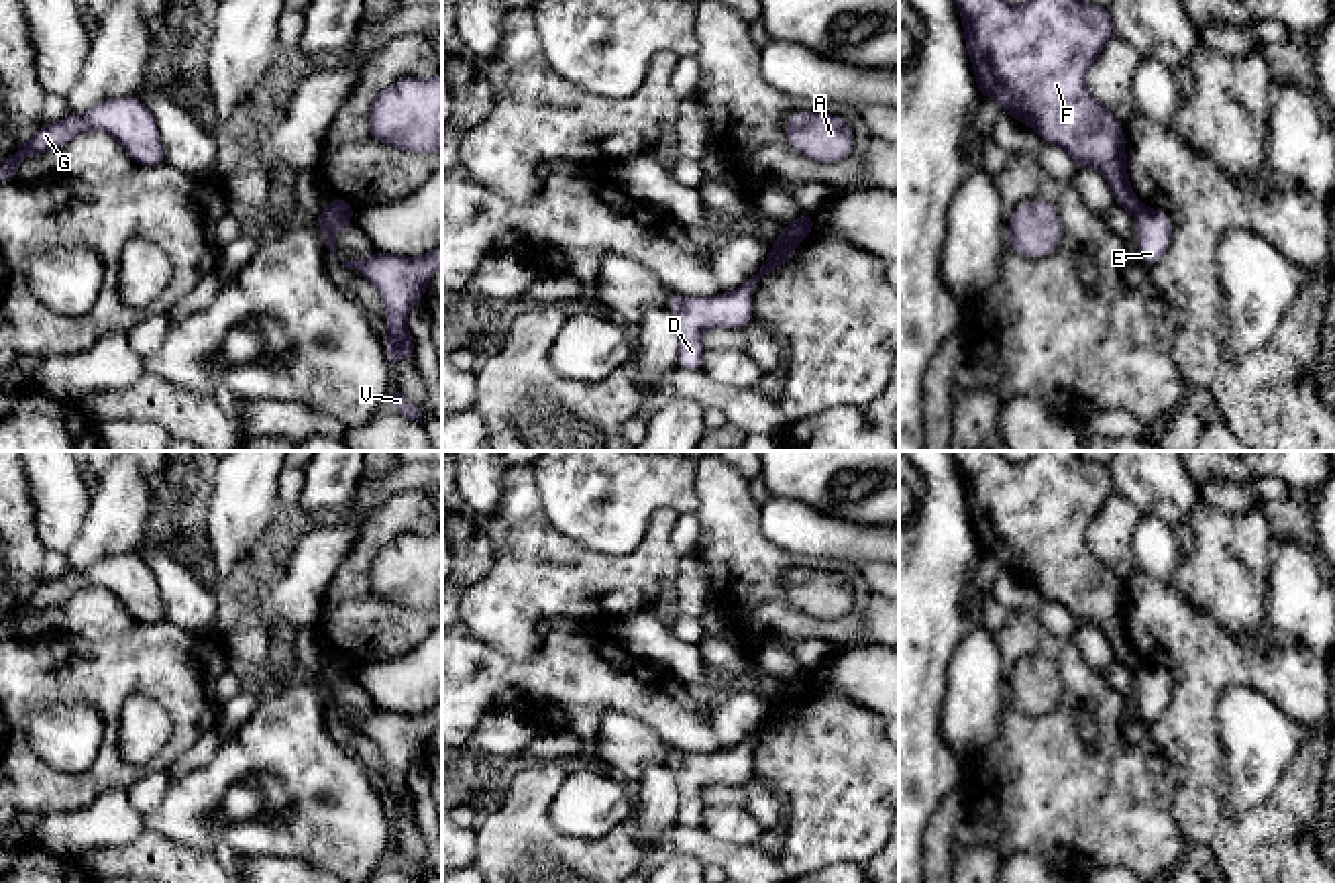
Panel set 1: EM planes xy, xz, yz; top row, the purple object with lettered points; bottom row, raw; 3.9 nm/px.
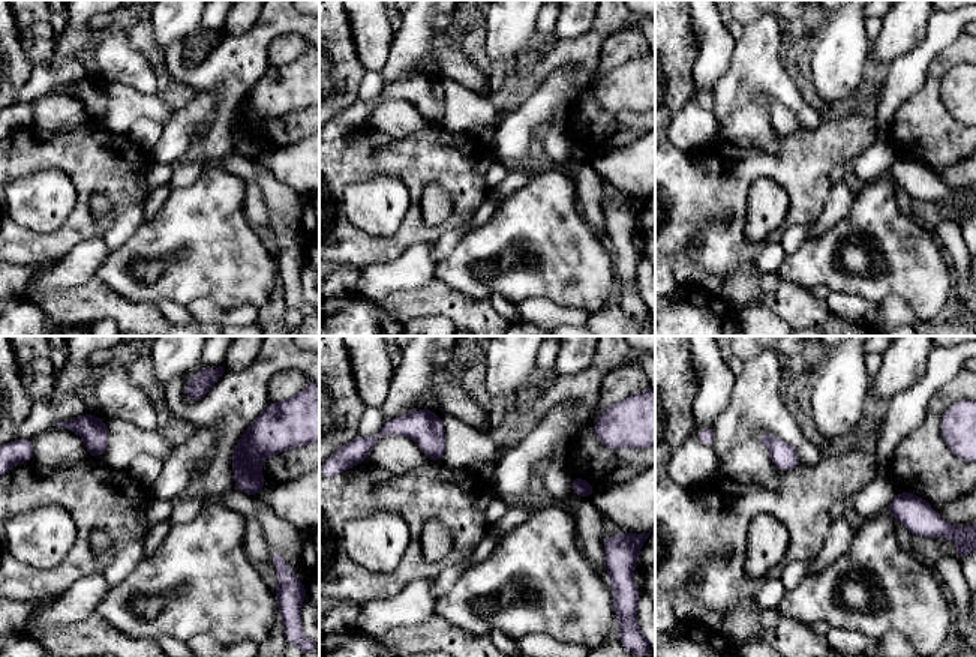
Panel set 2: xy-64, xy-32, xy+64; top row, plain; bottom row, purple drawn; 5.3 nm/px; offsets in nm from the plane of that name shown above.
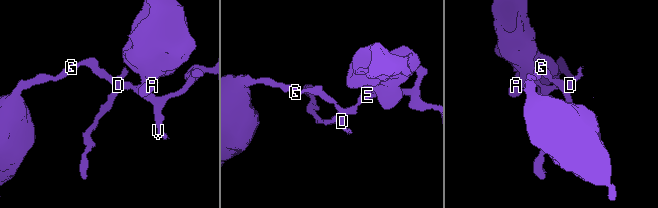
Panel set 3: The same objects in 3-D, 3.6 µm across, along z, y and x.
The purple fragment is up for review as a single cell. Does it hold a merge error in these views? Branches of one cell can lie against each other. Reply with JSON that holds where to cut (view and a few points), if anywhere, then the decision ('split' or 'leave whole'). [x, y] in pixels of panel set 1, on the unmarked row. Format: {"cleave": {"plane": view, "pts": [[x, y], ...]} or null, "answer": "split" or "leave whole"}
{"cleave": {"plane": "xz", "pts": [[787, 684], [804, 694]]}, "answer": "split"}

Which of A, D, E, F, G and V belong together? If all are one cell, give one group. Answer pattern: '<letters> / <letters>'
A F / D E G V

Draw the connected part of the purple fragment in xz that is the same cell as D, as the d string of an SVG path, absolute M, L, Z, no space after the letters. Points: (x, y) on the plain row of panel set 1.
M785 685L770 702L770 712L760 728L742 744L717 750L711 755L691 755L671 748L666 765L671 767L677 793L677 824L699 828L703 822L705 803L701 791L705 785L742 785L754 777L752 750L762 732L775 730L781 722L793 716L793 706L803 699L805 693Z

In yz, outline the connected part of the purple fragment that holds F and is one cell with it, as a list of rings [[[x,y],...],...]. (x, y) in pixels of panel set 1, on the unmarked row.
[[[954,451],[954,457],[962,469],[980,553],[995,555],[1011,575],[1031,583],[1046,600],[1062,604],[1076,622],[1099,626],[1113,659],[1135,669],[1141,657],[1127,634],[1125,585],[1092,555],[1086,540],[1113,491],[1109,465],[1090,463],[1078,451],[1037,451],[1025,463],[1011,463],[1001,451]]]

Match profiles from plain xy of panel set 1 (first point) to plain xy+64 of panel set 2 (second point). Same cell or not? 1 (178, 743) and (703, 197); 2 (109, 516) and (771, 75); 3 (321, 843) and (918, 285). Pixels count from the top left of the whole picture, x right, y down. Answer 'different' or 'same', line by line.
1: same
2: same
3: same

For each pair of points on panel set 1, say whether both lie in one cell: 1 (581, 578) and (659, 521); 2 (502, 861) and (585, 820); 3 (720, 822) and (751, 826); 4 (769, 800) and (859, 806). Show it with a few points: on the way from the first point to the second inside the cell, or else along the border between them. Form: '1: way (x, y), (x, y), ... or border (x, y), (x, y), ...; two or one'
1: way (606, 574), (624, 574), (653, 545); one
2: border (561, 782), (549, 820), (581, 839), (610, 830); two
3: way (728, 822), (742, 826); one
4: border (765, 782), (783, 800), (783, 822); two

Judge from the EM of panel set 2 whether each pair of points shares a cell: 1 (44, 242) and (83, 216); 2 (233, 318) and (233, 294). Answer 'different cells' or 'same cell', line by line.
1: same cell
2: different cells

